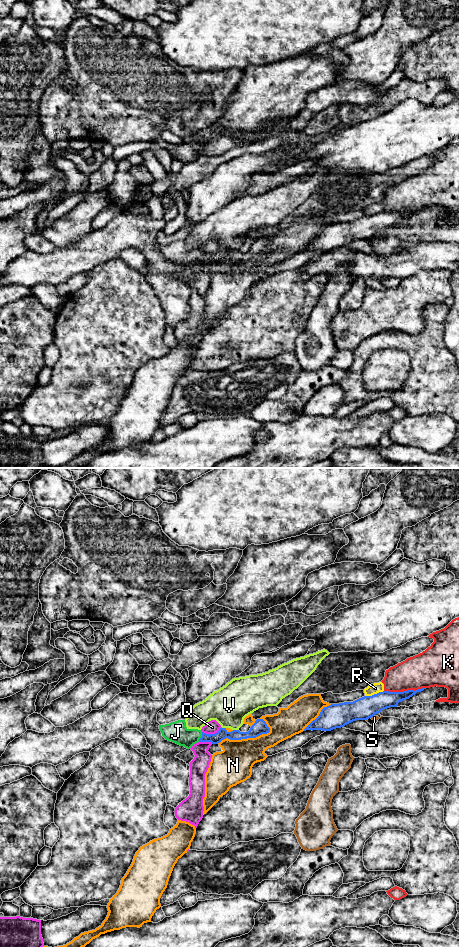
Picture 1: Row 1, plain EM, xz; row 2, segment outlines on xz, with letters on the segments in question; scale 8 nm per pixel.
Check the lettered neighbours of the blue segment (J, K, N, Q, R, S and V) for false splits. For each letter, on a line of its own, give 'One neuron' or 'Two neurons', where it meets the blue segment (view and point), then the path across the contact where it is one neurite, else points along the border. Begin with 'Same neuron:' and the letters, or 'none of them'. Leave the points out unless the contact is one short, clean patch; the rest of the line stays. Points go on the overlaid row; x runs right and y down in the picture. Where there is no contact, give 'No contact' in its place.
Same neuron: none of them
J: Two neurons. Touches blue at xz (202, 736)
K: Two neurons. Touches blue at xz (404, 691)
N: Two neurons. Touches blue at xz (244, 738)
Q: Two neurons. Touches blue at xz (211, 734)
R: Two neurons. Touches blue at xz (374, 694)
S: Two neurons. Touches blue at xz (371, 716)
V: Two neurons. Touches blue at xz (236, 730)

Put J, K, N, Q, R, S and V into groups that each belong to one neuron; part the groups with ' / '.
J V / K / N / Q / R / S

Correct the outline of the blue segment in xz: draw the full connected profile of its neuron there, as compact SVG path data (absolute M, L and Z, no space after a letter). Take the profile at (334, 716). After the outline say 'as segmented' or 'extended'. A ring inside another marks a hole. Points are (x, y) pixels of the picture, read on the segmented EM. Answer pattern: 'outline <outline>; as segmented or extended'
outline M426 688L403 692L383 691L372 696L364 696L353 702L331 704L324 707L319 716L313 720L304 731L331 731L336 728L344 727L356 720L367 720L384 709L397 707L399 702L409 699L424 689Z; as segmented

